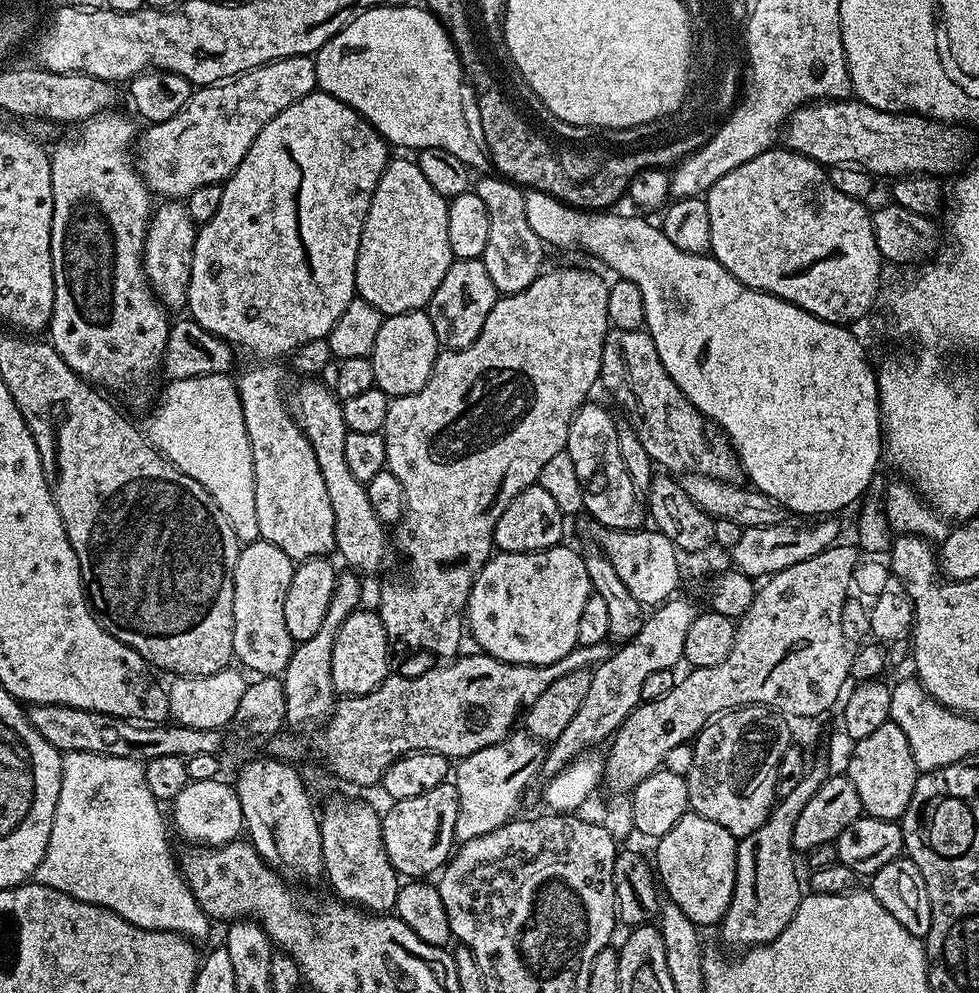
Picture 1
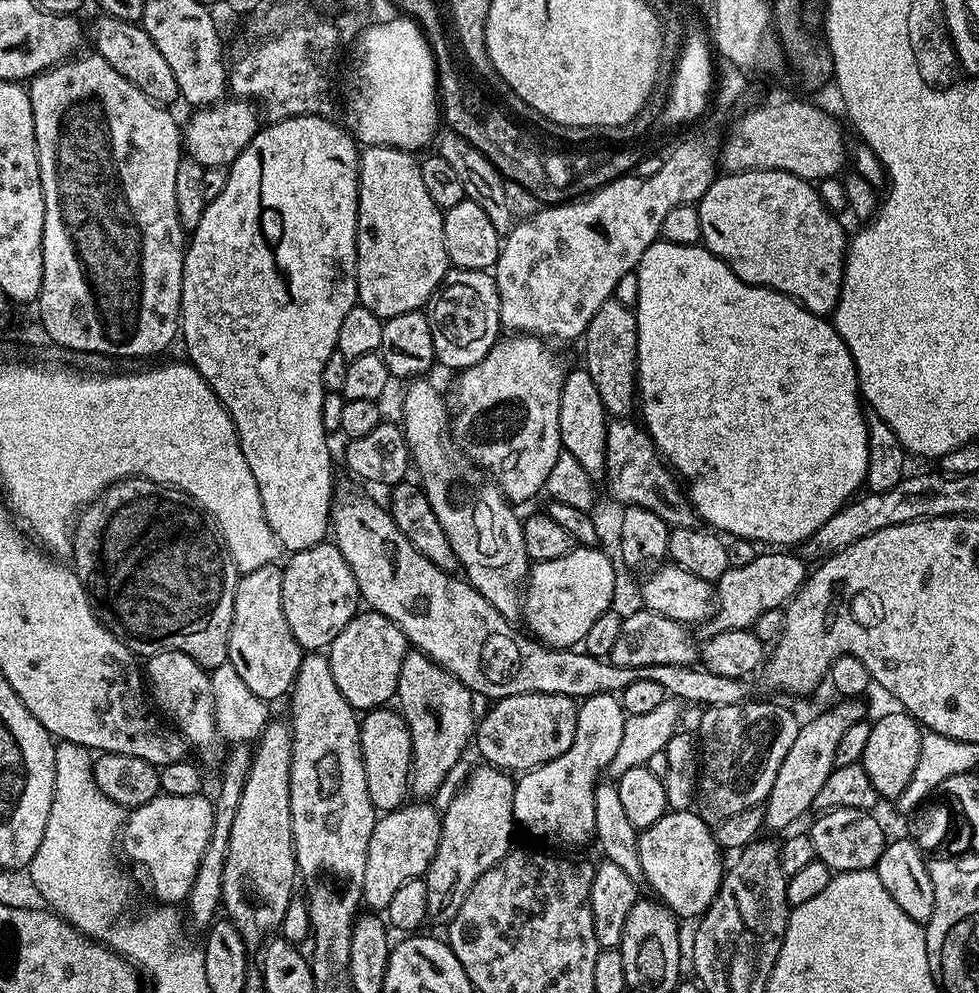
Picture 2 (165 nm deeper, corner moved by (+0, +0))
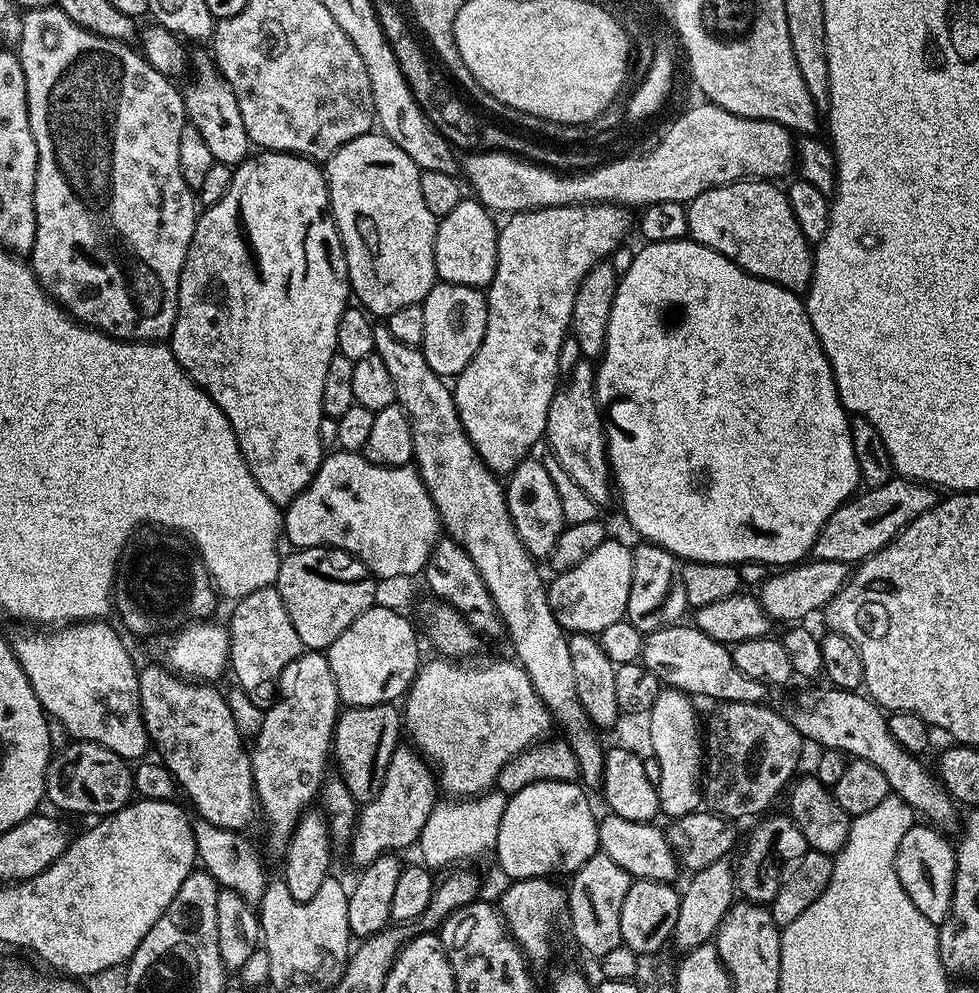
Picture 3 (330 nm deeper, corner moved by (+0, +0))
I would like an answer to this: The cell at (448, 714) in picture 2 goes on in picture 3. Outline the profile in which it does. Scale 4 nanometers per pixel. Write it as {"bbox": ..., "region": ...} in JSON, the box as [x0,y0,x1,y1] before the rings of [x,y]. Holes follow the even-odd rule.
{"bbox":[350,746,438,866],"region":[[[397,746],[390,758],[390,766],[386,766],[382,790],[359,809],[350,841],[353,862],[365,866],[380,856],[399,853],[399,848],[408,848],[411,844],[413,847],[437,803],[438,781],[428,761],[411,747]]]}

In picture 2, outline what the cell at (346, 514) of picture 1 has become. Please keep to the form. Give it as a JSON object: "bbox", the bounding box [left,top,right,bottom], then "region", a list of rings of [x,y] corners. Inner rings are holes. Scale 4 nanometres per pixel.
{"bbox":[329,481,752,706],"region":[[[339,481],[335,485],[329,525],[333,543],[350,566],[351,573],[358,582],[363,603],[371,611],[390,618],[402,630],[409,645],[417,651],[424,652],[436,664],[442,665],[447,672],[458,677],[475,695],[482,694],[490,698],[489,700],[497,700],[514,694],[554,693],[581,700],[594,693],[619,694],[629,684],[647,678],[658,682],[665,693],[685,703],[700,702],[702,706],[734,705],[745,703],[751,697],[749,696],[752,692],[749,684],[751,681],[746,678],[743,680],[725,678],[708,669],[685,664],[648,667],[614,666],[611,661],[592,656],[582,650],[550,649],[533,637],[516,632],[513,629],[515,628],[513,623],[500,615],[498,610],[495,610],[494,606],[478,593],[478,590],[474,590],[471,583],[434,566],[428,558],[410,545],[381,503],[379,505],[350,484]]]}

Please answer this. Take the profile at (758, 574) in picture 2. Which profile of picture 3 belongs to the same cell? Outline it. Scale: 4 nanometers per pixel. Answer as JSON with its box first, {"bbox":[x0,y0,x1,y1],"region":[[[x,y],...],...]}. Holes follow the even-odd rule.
{"bbox":[758,559,850,622],"region":[[[809,559],[785,567],[769,575],[768,579],[758,588],[758,599],[769,621],[792,620],[788,622],[804,622],[807,616],[815,614],[819,608],[827,609],[834,597],[844,591],[850,575],[849,565],[842,562],[826,562],[825,560]]]}

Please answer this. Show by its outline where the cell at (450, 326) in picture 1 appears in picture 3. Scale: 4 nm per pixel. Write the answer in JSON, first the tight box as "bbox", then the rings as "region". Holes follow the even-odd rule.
{"bbox":[422,282,488,378],"region":[[[437,282],[423,302],[426,334],[422,351],[430,370],[442,378],[455,378],[482,346],[488,321],[488,297],[481,289]]]}

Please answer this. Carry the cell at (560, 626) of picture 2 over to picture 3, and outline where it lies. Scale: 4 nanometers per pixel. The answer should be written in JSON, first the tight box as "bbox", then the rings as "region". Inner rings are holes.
{"bbox":[547,538,632,634],"region":[[[609,538],[593,550],[583,562],[578,562],[574,570],[557,572],[547,585],[548,601],[550,610],[556,615],[556,620],[563,626],[565,632],[586,632],[598,634],[606,630],[606,626],[613,622],[625,619],[628,614],[628,603],[630,602],[630,578],[632,577],[632,549],[627,548],[618,538]]]}

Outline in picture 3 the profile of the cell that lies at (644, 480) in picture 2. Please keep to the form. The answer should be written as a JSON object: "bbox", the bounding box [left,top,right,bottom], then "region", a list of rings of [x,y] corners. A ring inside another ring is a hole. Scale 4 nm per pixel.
{"bbox":[544,358,614,508],"region":[[[582,358],[567,379],[557,387],[550,402],[544,434],[546,445],[548,444],[547,451],[597,506],[602,508],[614,498],[604,425],[600,407],[596,405],[596,370],[591,359]]]}

